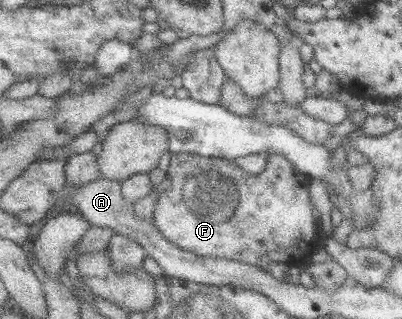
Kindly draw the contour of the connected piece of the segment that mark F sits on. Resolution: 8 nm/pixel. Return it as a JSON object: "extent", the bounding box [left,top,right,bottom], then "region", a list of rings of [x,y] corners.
{"extent":[155,153,321,272],"region":[[[172,153],[169,169],[171,185],[159,191],[155,208],[155,225],[183,250],[199,256],[223,257],[245,262],[269,272],[271,264],[283,262],[298,267],[310,263],[310,256],[318,250],[321,240],[313,202],[309,197],[311,178],[303,174],[287,157],[271,154],[265,170],[251,174],[235,164],[234,159],[203,157],[192,153]]]}

